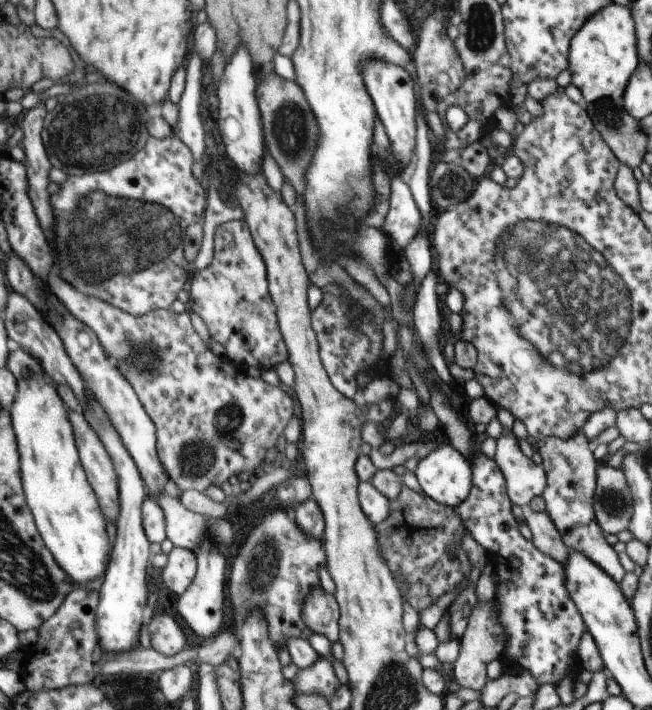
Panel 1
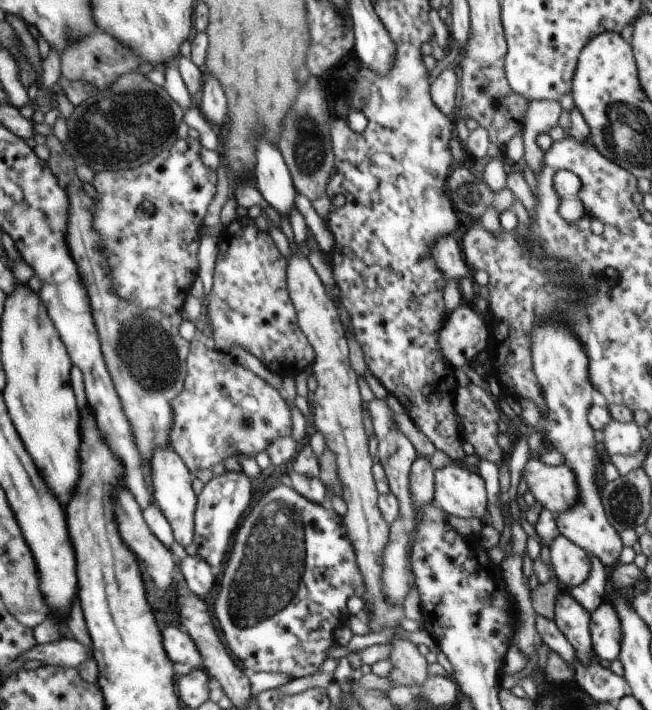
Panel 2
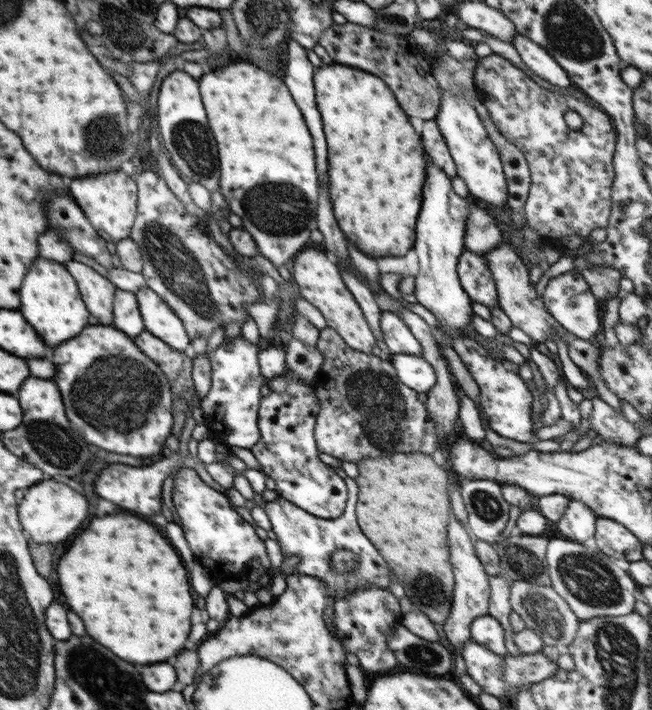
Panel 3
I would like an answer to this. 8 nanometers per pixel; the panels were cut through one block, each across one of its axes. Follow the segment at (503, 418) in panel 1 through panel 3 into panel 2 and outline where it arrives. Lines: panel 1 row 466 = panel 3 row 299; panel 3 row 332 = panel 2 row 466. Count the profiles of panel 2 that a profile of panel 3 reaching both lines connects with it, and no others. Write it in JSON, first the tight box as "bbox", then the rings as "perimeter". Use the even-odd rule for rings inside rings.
{"bbox":[522,458,579,512],"perimeter":[[[529,458],[526,467],[523,470],[522,479],[524,479],[530,492],[534,495],[536,501],[540,501],[544,509],[550,512],[560,512],[570,510],[579,497],[579,488],[575,477],[575,472],[566,464],[559,466],[546,465],[540,459]]]}

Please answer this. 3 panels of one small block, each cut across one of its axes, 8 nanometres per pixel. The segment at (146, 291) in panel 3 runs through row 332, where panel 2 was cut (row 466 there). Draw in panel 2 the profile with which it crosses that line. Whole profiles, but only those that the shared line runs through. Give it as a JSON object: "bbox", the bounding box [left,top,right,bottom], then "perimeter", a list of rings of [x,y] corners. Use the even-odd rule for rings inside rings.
{"bbox":[151,448,197,548],"perimeter":[[[162,448],[153,453],[151,479],[155,504],[170,523],[175,541],[185,548],[193,543],[195,533],[197,494],[193,489],[194,474],[189,471],[181,455],[176,454],[174,450]]]}

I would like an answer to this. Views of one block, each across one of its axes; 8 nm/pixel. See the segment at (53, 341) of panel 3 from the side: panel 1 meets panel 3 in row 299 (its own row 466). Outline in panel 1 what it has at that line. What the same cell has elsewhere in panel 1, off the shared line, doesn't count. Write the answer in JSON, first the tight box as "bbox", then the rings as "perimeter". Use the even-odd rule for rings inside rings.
{"bbox":[6,348,110,584],"perimeter":[[[18,348],[9,352],[6,367],[17,378],[17,397],[9,408],[13,417],[13,429],[18,430],[18,446],[22,446],[21,478],[26,478],[26,498],[30,498],[30,510],[34,510],[34,518],[38,518],[38,530],[42,530],[42,538],[46,538],[46,546],[54,558],[58,558],[58,566],[74,578],[78,584],[86,584],[104,574],[108,558],[110,558],[110,538],[106,532],[106,517],[100,512],[100,503],[91,480],[86,480],[85,467],[82,466],[81,455],[78,454],[77,436],[70,424],[70,416],[66,418],[63,400],[56,394],[56,382],[50,378],[41,363]]]}

